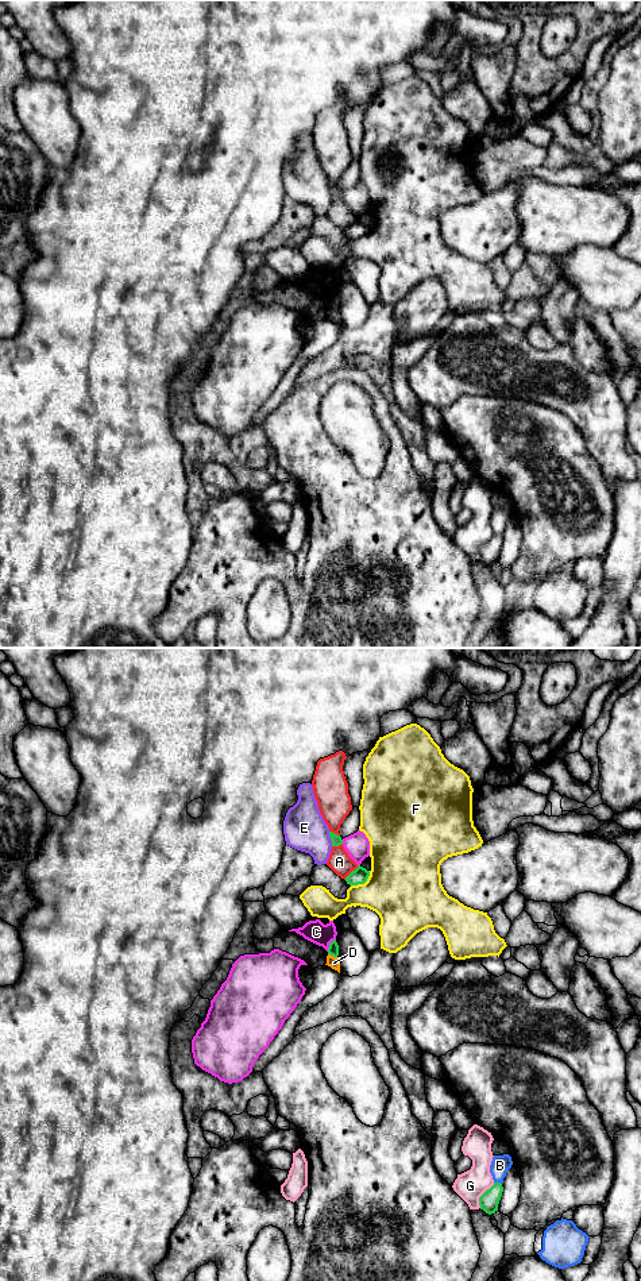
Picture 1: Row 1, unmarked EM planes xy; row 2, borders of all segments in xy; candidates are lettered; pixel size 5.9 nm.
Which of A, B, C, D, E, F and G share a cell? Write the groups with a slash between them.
A / B / C / D / E / F / G

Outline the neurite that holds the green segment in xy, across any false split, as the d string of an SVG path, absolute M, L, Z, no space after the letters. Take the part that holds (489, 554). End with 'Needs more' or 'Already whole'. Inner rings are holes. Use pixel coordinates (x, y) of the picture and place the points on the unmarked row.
M494 535L494 537L479 549L480 562L483 562L489 567L498 563L498 556L499 556L502 544L503 544L502 536Z. Already whole

